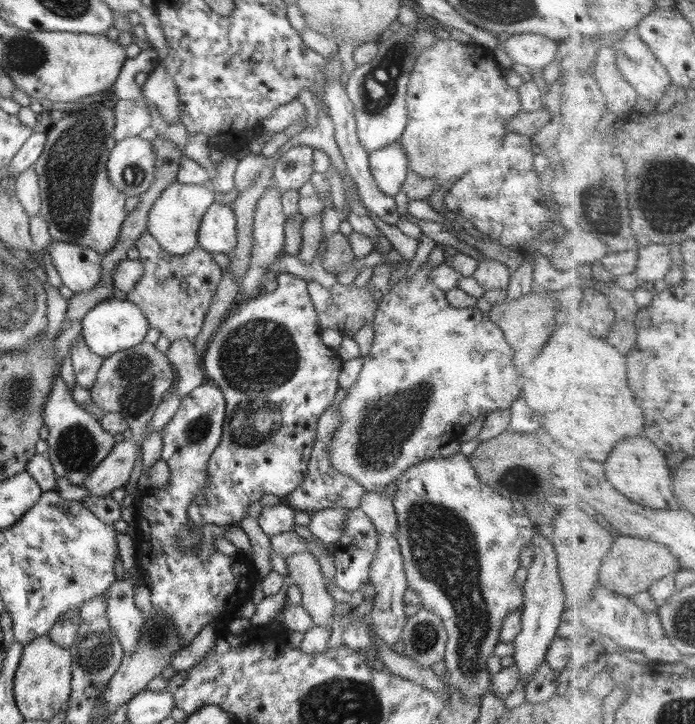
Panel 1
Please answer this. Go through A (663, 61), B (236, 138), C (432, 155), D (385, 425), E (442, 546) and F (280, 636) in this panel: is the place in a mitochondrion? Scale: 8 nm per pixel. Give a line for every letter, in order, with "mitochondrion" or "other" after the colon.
A: other
B: other
C: mitochondrion
D: mitochondrion
E: mitochondrion
F: other

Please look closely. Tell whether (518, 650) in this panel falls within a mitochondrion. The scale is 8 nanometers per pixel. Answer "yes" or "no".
no

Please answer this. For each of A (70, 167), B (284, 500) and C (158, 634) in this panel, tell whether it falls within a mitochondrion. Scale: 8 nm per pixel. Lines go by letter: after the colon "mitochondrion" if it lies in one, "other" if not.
A: mitochondrion
B: other
C: mitochondrion

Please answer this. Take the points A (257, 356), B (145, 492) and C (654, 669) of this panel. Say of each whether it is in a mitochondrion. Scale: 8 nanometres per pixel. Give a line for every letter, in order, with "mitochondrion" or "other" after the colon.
A: mitochondrion
B: other
C: other

